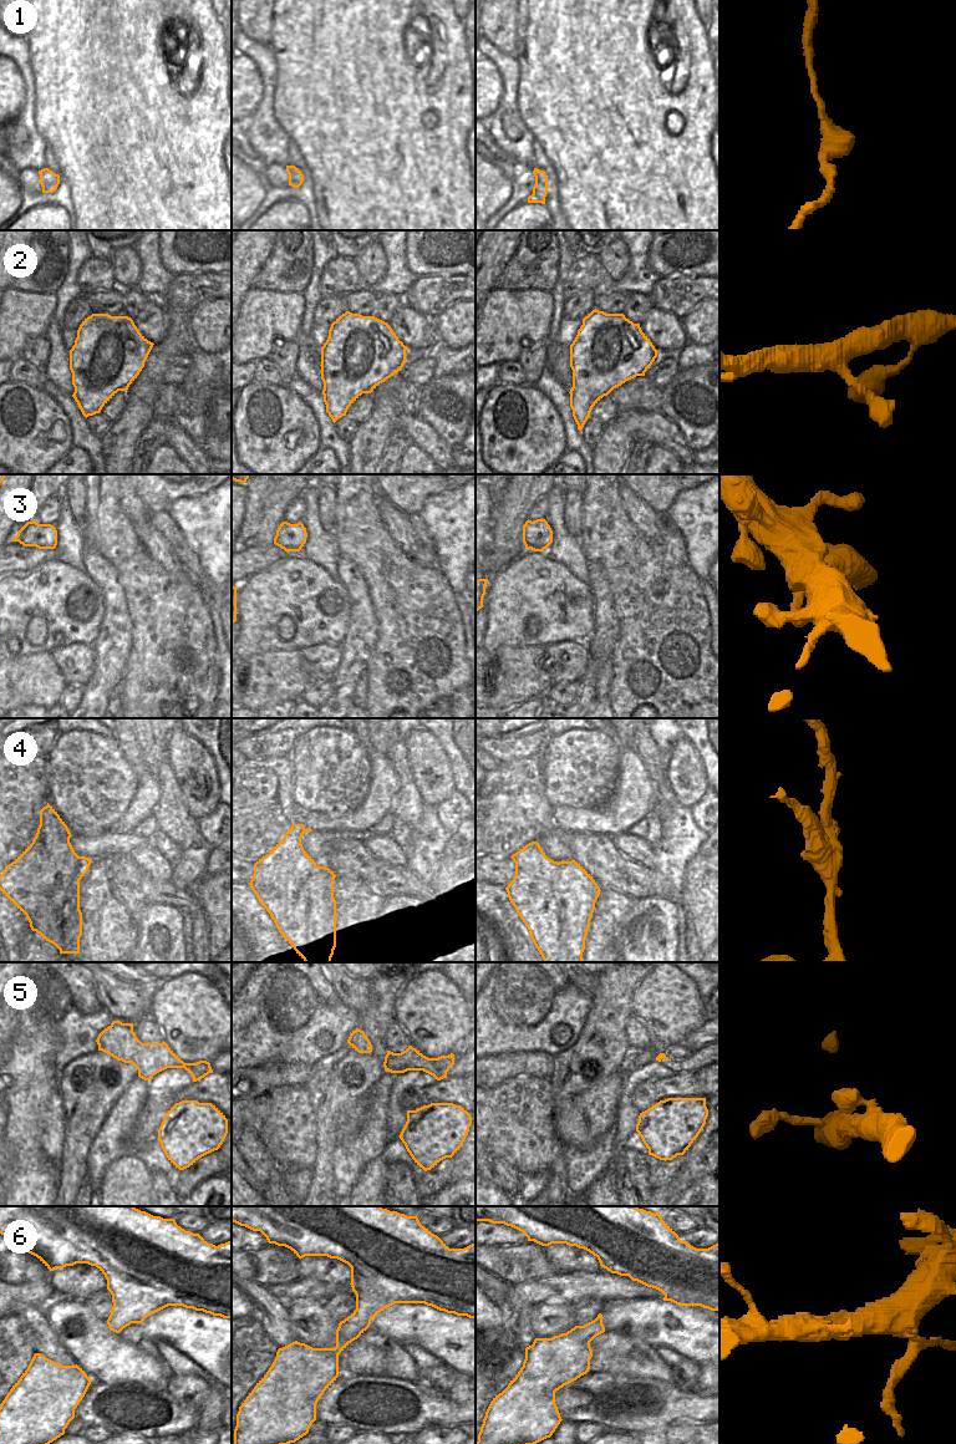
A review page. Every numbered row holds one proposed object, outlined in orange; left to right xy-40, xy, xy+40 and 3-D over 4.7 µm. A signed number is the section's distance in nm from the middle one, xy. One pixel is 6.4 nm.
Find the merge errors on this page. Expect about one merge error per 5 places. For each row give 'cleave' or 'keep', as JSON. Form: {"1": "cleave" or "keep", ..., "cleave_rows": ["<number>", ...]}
{"1": "keep", "2": "keep", "3": "keep", "4": "cleave", "5": "keep", "6": "keep", "cleave_rows": ["4"]}

